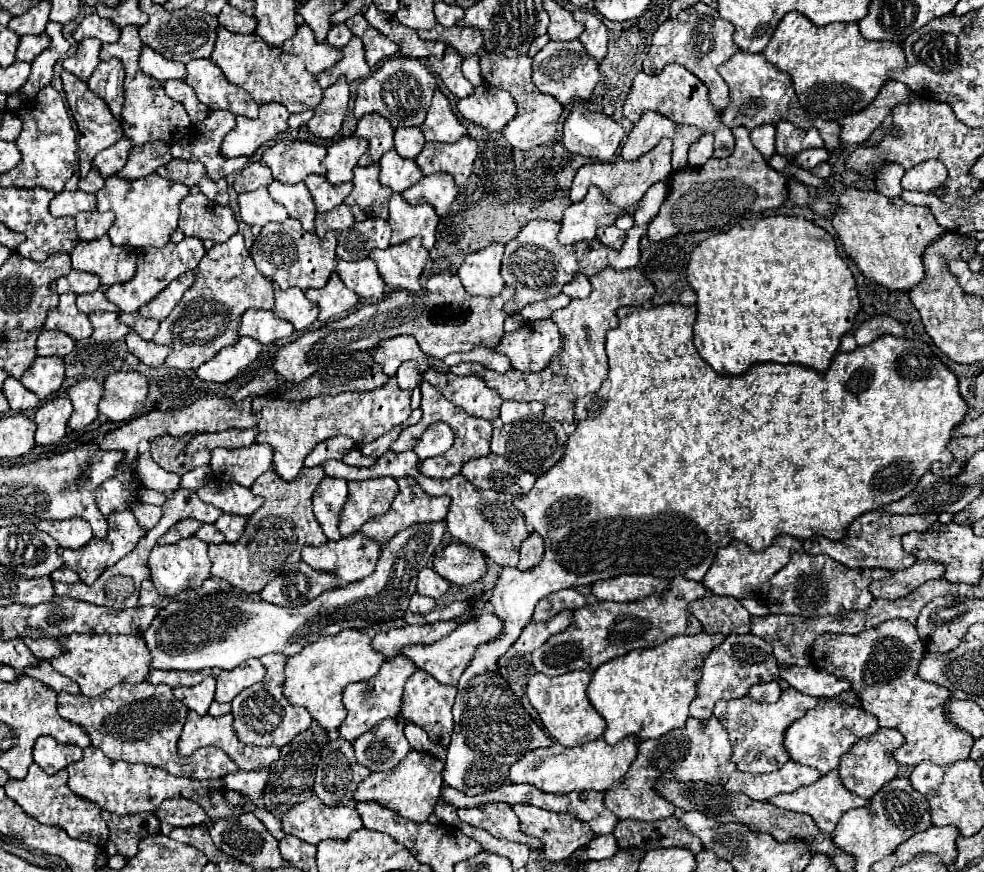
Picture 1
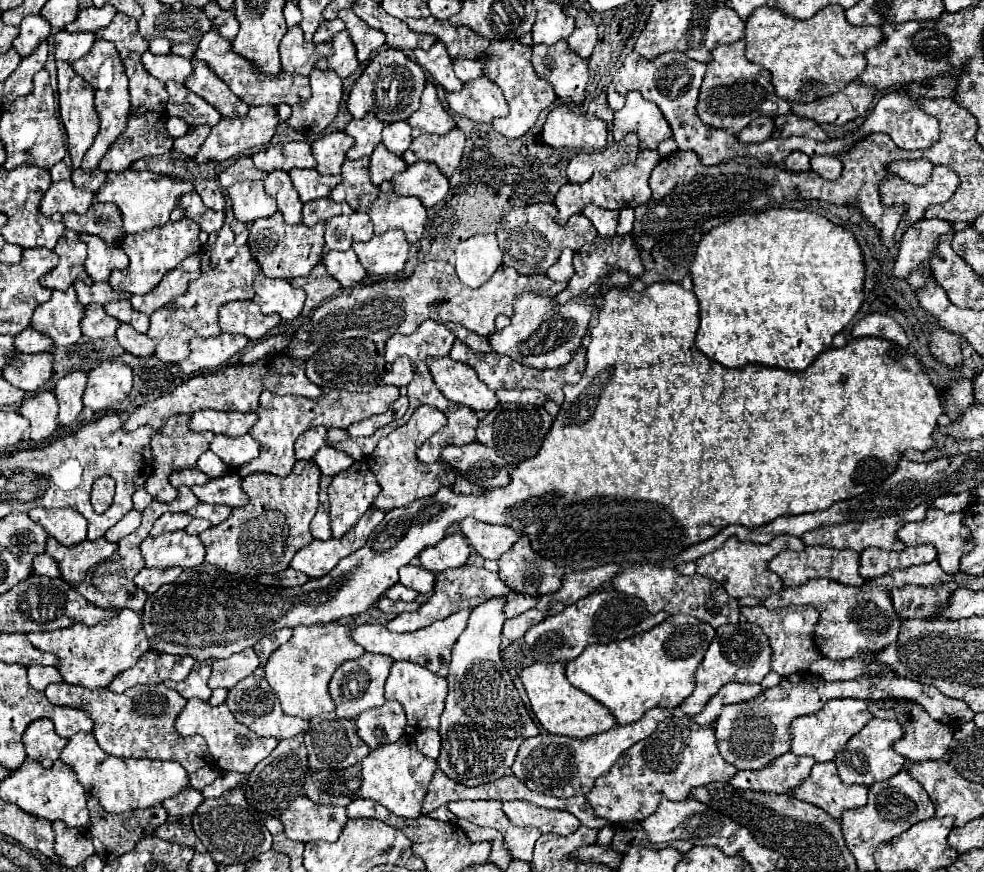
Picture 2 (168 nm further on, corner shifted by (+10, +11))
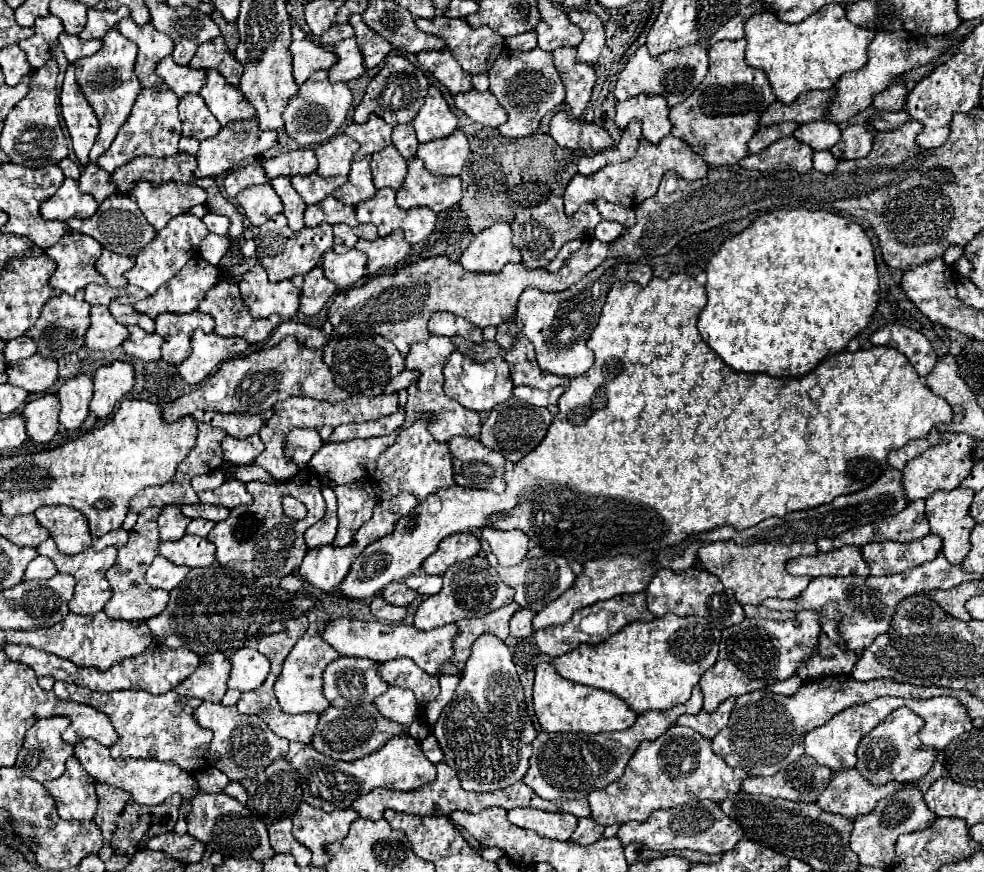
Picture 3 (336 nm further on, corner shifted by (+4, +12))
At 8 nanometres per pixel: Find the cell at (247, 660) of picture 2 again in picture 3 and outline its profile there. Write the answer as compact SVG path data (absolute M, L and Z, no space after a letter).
M240 648L230 662L232 672L228 678L228 688L236 688L240 692L260 688L270 672L270 660L252 648Z

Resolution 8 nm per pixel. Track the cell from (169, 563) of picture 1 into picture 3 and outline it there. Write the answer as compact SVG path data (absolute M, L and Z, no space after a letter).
M190 534L176 542L162 542L158 554L174 564L182 564L188 568L210 566L216 560L214 544L206 538L192 538Z

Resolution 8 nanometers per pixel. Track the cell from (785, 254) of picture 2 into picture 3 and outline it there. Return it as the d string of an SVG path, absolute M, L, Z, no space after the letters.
M792 208L792 210L774 210L774 212L758 216L742 234L738 234L734 238L728 238L720 246L720 250L710 258L710 262L706 266L706 274L708 274L708 282L706 282L708 304L700 312L698 330L704 338L704 342L736 372L766 372L766 374L776 376L776 378L806 376L824 358L828 358L832 354L838 354L838 352L844 352L848 342L870 324L870 320L872 320L872 316L878 308L878 302L880 302L880 284L878 284L874 248L870 244L870 238L862 230L862 226L856 224L854 220L848 220L840 214L832 214L832 212L826 212L826 210Z

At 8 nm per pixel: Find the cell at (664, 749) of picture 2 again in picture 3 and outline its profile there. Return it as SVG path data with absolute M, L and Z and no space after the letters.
M672 726L664 736L652 742L642 742L630 758L622 778L604 790L592 792L588 802L592 818L602 826L624 824L630 820L646 822L654 810L668 810L704 798L722 802L730 792L740 792L744 778L748 778L748 774L742 768L730 768L724 760L716 758L710 740L686 726Z

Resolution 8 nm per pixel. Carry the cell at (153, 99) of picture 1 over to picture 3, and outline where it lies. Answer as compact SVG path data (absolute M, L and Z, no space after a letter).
M124 18L118 26L120 34L124 34L128 40L138 44L138 58L136 58L136 76L142 84L142 88L154 88L154 90L168 90L164 82L156 76L154 68L156 64L170 56L174 52L174 42L164 32L158 32L152 24L138 26L132 18Z

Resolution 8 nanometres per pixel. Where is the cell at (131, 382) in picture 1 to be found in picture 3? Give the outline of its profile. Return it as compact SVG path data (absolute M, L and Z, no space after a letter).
M114 362L100 366L94 374L94 398L90 402L90 414L96 418L108 418L116 404L134 386L134 370L128 362Z

